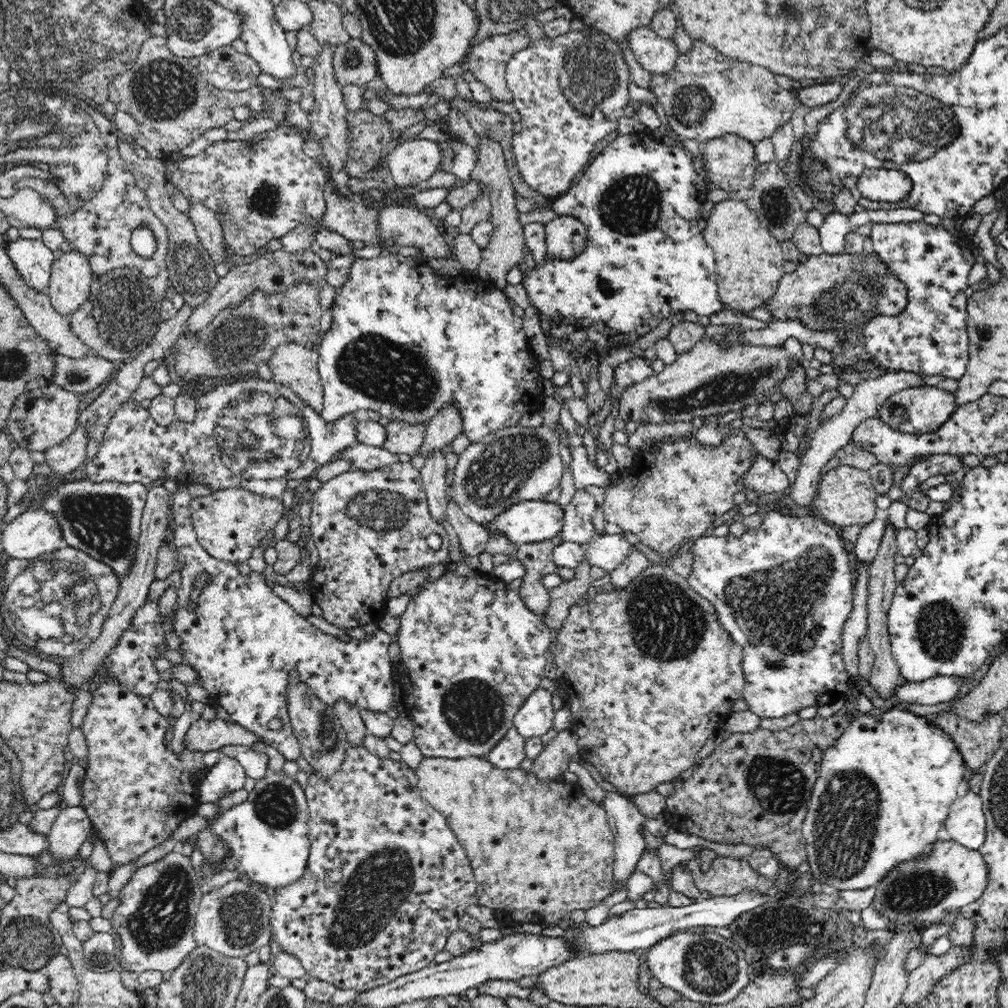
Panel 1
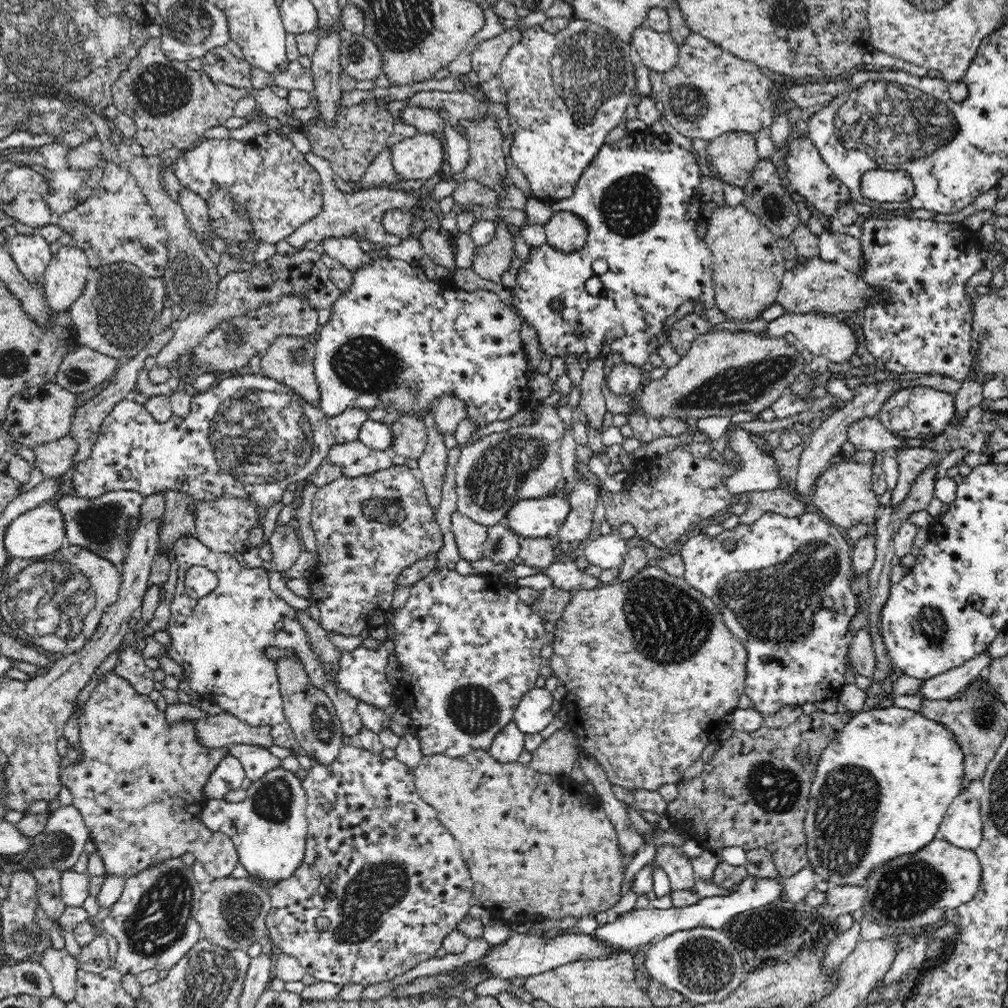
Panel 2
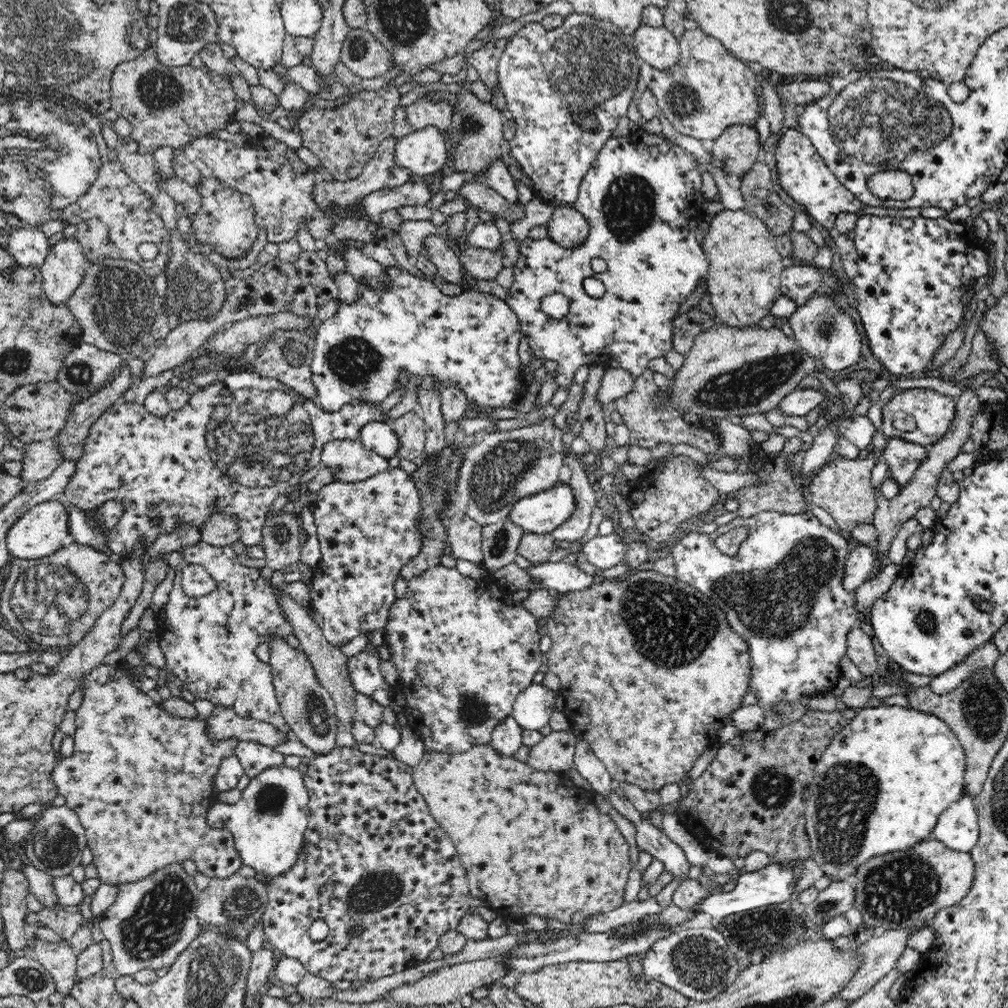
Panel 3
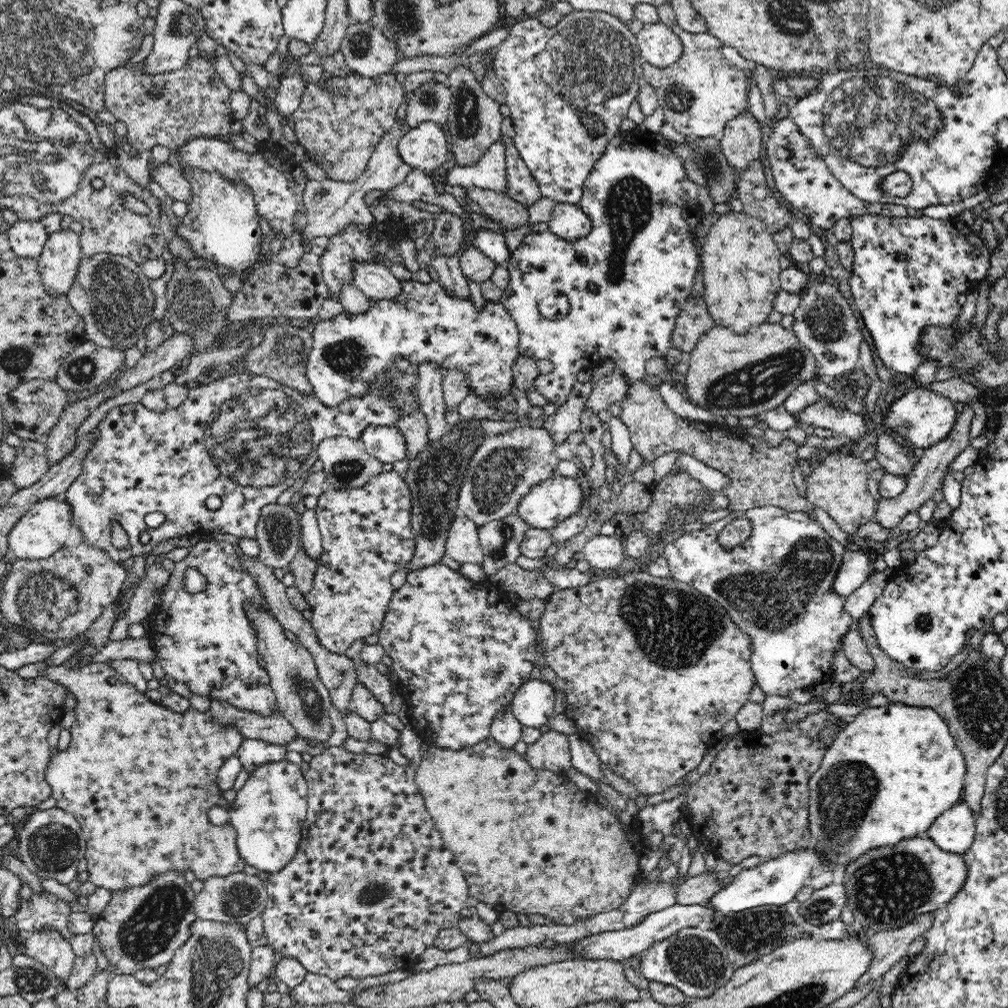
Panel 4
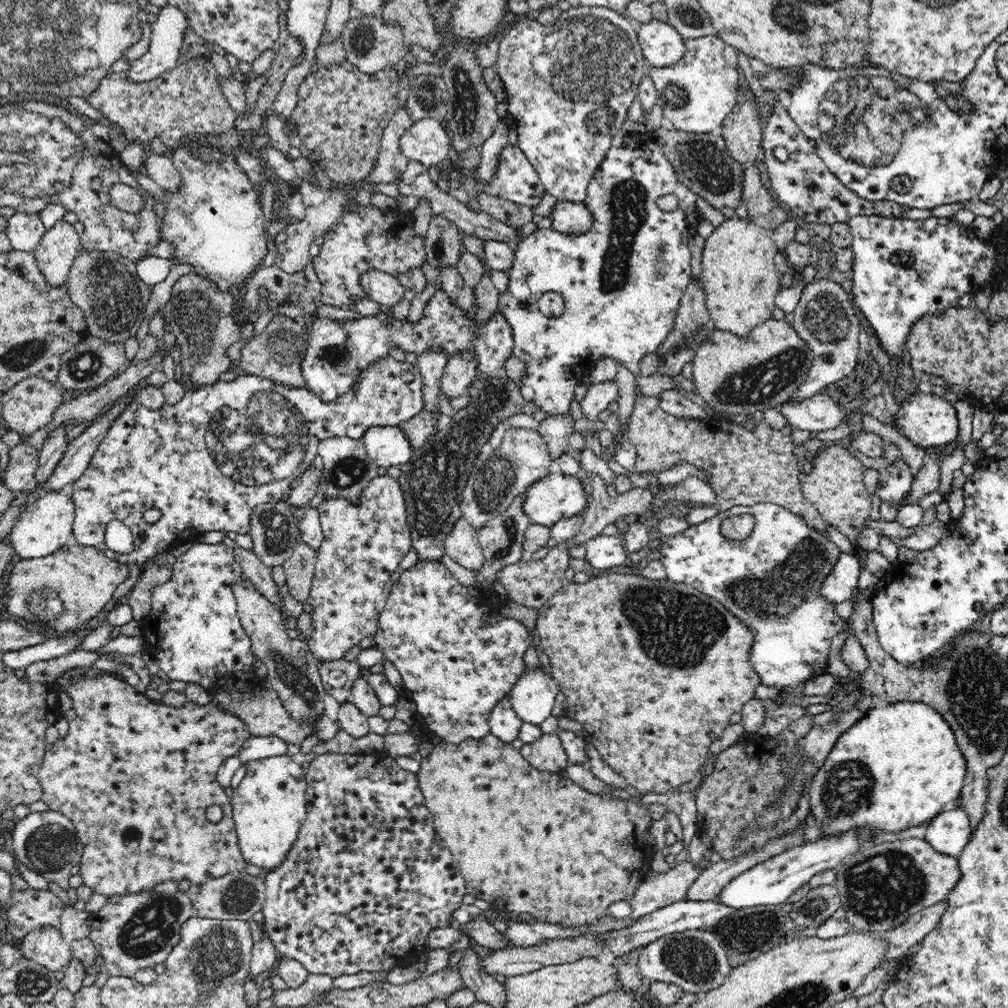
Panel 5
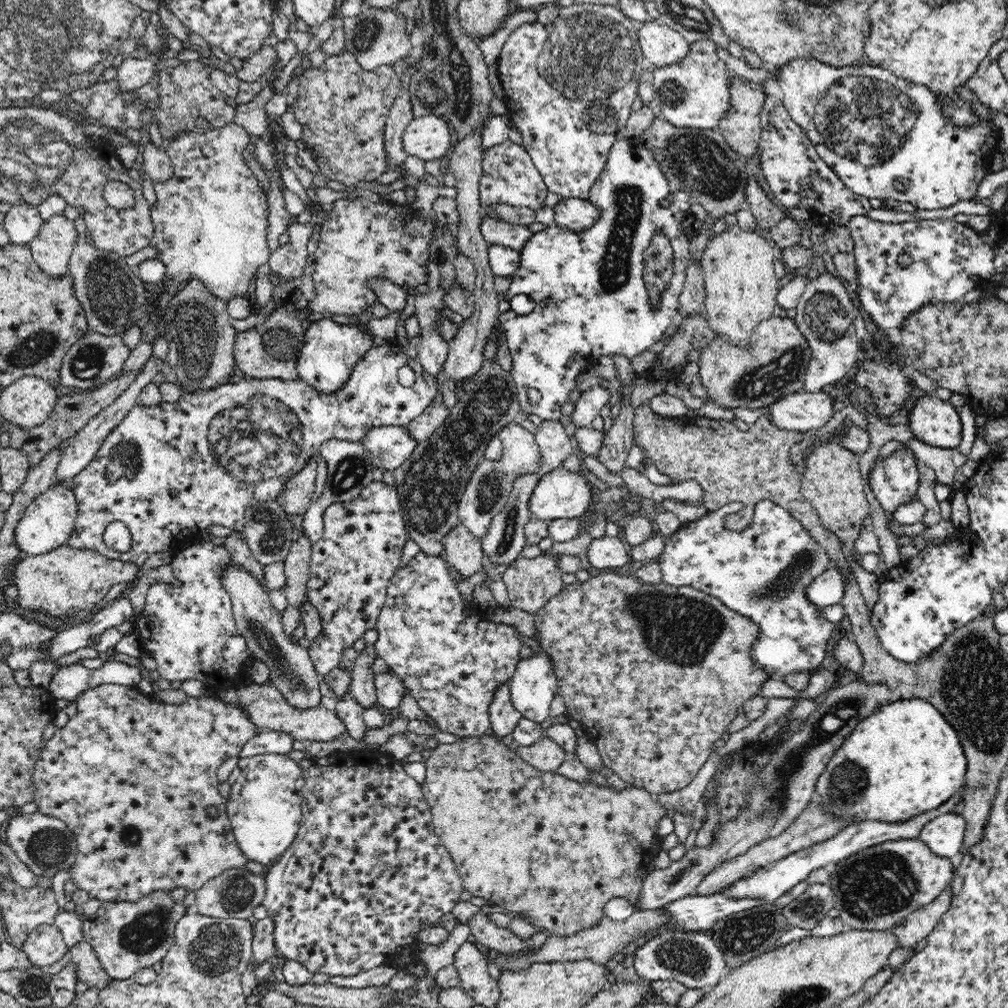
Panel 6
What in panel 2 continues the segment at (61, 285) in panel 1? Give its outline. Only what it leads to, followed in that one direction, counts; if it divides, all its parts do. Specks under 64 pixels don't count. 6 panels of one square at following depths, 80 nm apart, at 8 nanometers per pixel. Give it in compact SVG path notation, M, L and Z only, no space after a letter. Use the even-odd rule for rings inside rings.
M75 244L71 246L63 246L46 267L45 278L41 285L44 290L47 303L54 313L69 312L69 308L81 297L92 268L85 252L78 248Z

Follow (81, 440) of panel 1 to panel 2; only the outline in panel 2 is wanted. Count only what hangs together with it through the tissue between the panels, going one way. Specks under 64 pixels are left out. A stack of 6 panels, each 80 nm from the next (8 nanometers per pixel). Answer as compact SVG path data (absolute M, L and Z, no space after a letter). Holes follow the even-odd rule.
M69 435L60 440L38 445L34 449L35 465L42 469L46 478L59 477L71 472L79 462L75 460L78 445L78 439Z

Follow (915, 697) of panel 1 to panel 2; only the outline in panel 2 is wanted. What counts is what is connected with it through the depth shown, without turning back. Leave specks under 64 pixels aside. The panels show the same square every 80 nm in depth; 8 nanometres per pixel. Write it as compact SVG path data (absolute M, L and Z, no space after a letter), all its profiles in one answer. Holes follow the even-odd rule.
M987 650L966 662L965 665L953 668L948 672L933 676L931 679L926 679L918 688L918 692L913 695L919 695L922 700L942 701L954 696L956 692L960 692L964 686L968 686L984 668L988 668L991 664L990 656Z

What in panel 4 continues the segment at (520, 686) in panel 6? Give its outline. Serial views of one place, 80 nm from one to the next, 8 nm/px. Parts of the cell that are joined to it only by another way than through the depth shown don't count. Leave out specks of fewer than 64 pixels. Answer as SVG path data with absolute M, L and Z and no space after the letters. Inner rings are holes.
M542 679L528 680L516 691L510 704L512 715L523 727L539 729L554 716L555 689Z

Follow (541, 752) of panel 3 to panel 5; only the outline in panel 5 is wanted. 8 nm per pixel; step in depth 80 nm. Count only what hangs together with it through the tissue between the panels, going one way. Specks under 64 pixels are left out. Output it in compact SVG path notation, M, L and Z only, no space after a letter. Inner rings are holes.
M556 731L543 733L536 742L523 745L519 752L534 768L542 771L557 773L570 763Z

